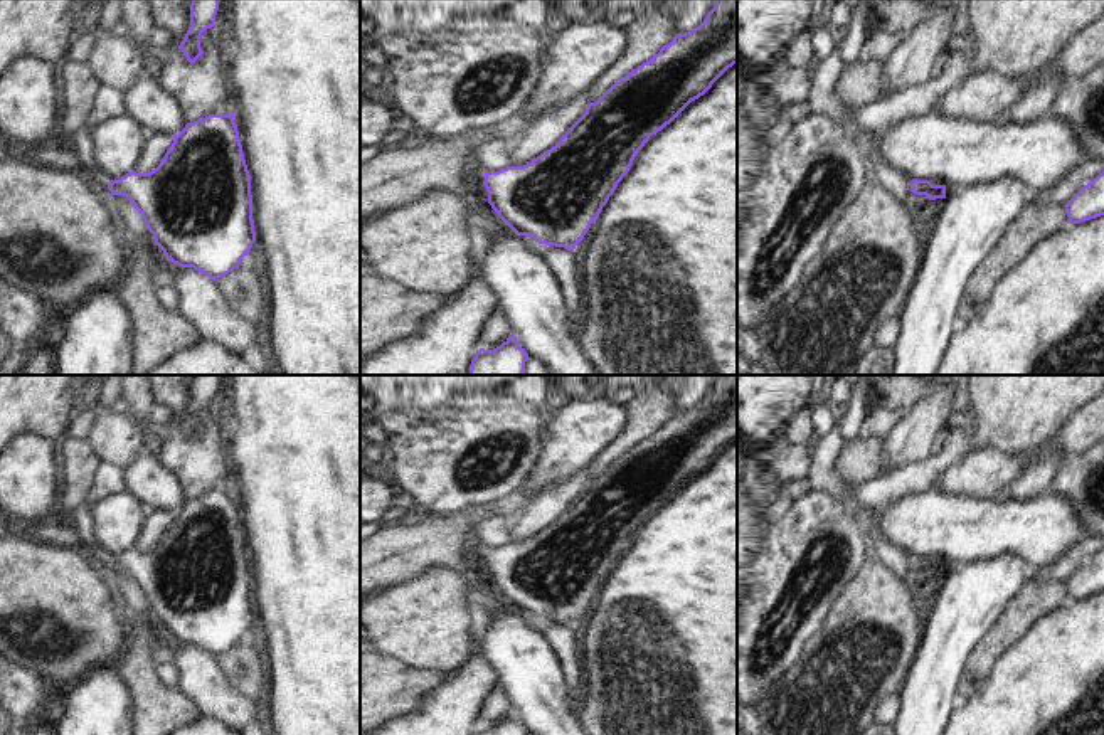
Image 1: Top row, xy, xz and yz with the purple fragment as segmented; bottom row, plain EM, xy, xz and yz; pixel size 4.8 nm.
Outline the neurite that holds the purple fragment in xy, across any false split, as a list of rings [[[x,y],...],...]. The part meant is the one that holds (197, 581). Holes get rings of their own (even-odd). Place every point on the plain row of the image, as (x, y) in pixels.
[[[101,464],[86,500],[74,511],[77,545],[94,552],[111,572],[126,574],[141,590],[155,621],[165,634],[180,644],[219,656],[239,644],[256,619],[252,597],[251,552],[244,537],[239,508],[231,491],[209,491],[172,513],[173,520],[160,542],[148,550],[128,548],[119,557],[101,550],[93,537],[93,506],[106,496],[125,491],[125,476],[113,466]]]

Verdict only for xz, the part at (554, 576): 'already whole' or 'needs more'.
needs more

